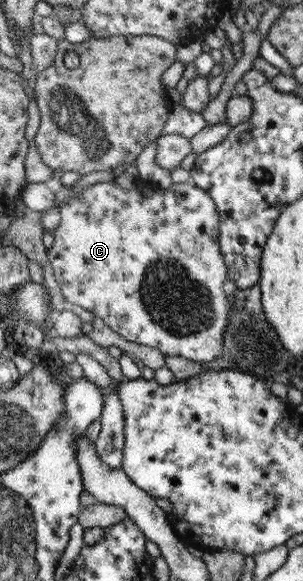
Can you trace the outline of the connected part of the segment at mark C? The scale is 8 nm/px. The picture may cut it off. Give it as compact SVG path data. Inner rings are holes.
M115 181L98 183L81 188L77 194L71 196L69 202L59 209L61 214L60 224L53 231L53 247L47 250L49 264L53 268L56 282L60 286L62 296L72 304L78 304L82 308L89 309L96 317L104 320L104 323L119 336L129 342L136 342L154 349L162 355L180 356L190 361L212 362L222 354L222 338L228 325L228 313L230 313L230 302L224 292L224 282L226 282L226 265L222 260L220 252L218 224L221 224L220 210L217 203L205 190L196 186L193 182L172 183L170 189L157 189L147 181L140 181L140 186L135 186L130 190L123 190L115 184Z

